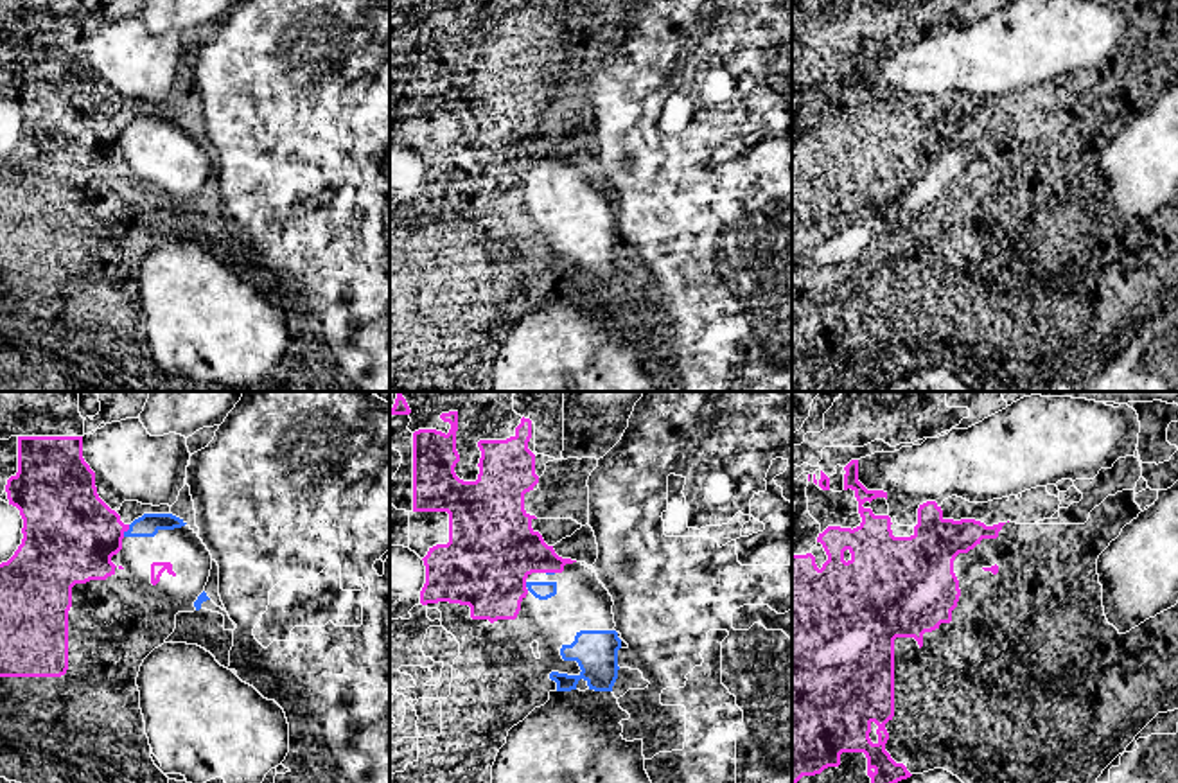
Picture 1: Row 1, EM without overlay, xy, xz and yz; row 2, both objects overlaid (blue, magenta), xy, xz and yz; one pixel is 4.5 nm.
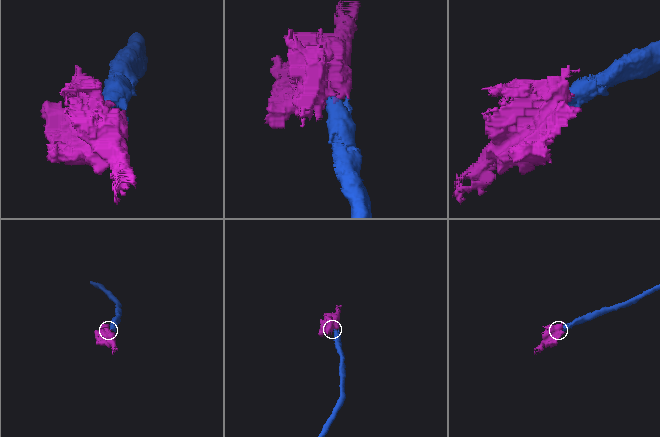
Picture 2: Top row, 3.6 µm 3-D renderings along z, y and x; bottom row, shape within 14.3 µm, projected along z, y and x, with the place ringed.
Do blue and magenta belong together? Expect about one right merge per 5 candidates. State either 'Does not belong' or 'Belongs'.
Belongs

